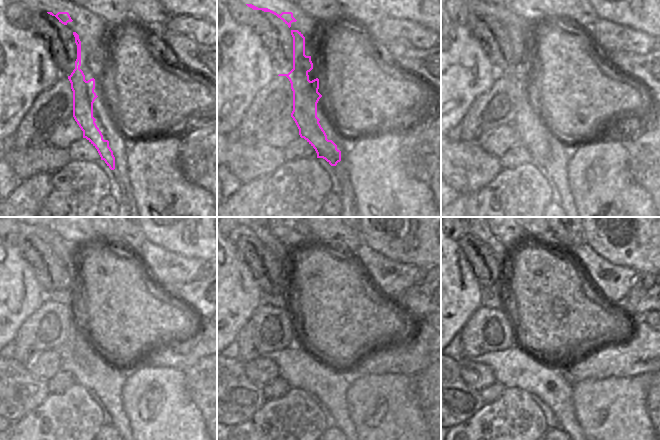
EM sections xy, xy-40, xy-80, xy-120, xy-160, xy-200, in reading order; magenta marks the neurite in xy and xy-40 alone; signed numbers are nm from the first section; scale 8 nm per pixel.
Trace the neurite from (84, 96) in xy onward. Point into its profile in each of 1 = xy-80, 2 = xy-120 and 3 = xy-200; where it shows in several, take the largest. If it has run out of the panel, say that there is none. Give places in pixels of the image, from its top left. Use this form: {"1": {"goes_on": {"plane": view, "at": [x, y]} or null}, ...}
{"1": {"goes_on": {"plane": "xy-80", "at": [533, 134]}}, "2": {"goes_on": {"plane": "xy-120", "at": [79, 341]}}, "3": {"goes_on": {"plane": "xy-200", "at": [503, 251]}}}

